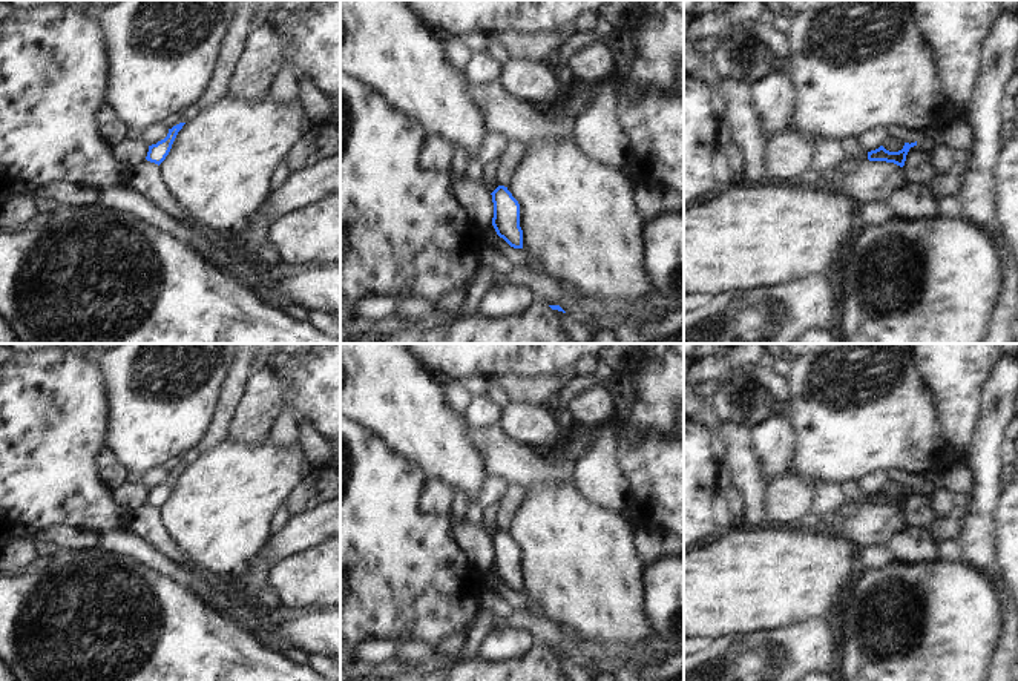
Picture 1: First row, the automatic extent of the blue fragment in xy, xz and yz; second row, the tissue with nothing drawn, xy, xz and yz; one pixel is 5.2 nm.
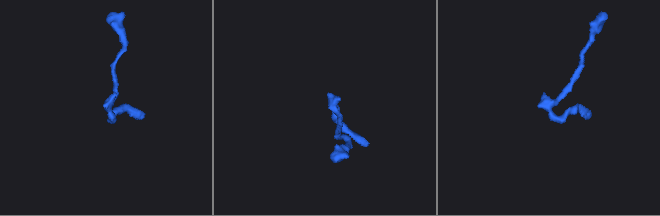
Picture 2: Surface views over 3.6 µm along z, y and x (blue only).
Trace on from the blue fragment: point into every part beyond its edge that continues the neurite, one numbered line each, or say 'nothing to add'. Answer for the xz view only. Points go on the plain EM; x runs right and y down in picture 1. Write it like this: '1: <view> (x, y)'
nothing to add

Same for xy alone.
nothing to add

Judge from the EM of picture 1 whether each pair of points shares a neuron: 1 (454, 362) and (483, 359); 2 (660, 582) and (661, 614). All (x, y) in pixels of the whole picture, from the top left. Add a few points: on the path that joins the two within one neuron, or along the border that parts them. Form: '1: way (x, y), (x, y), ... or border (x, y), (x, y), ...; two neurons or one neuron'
1: way (462, 359), (476, 359); one neuron
2: way (661, 589), (661, 606); one neuron

